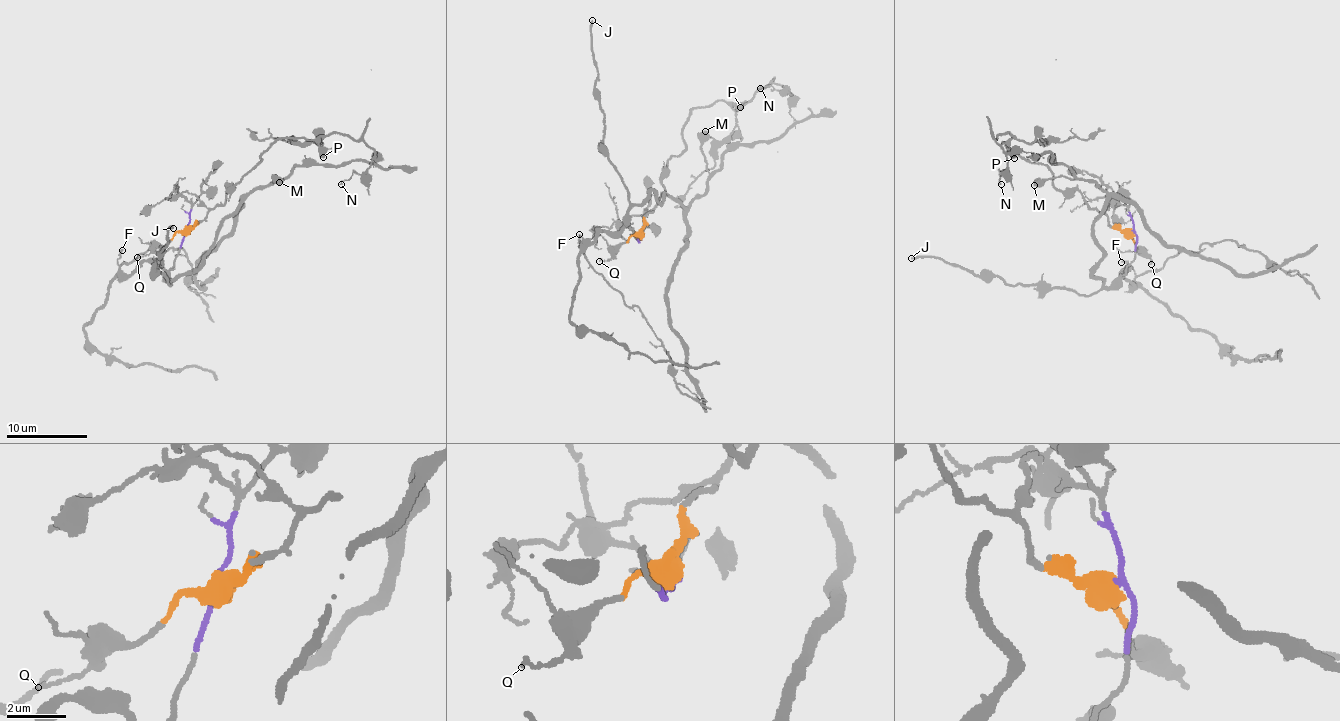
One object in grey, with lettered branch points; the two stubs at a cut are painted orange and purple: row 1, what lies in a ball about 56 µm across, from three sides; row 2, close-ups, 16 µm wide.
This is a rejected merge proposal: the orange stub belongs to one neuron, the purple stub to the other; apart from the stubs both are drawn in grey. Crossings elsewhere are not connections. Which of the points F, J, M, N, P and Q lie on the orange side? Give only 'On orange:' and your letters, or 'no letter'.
On orange: N, P, Q

